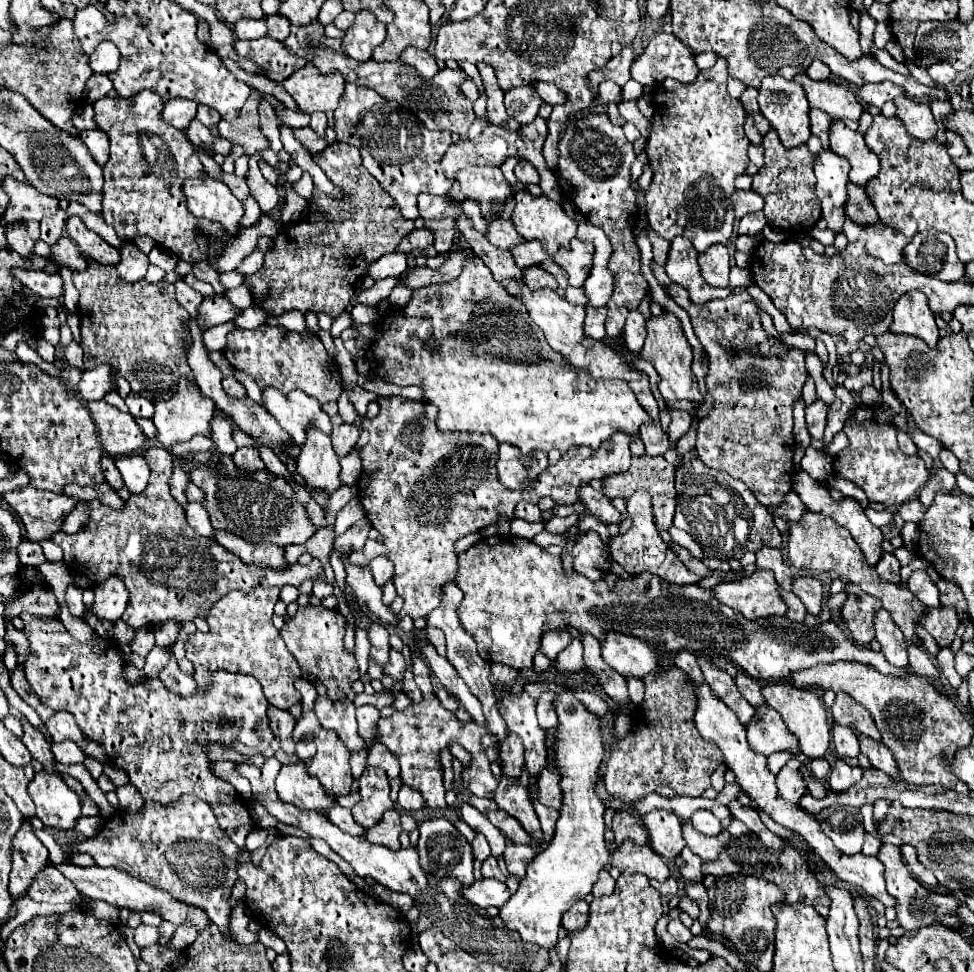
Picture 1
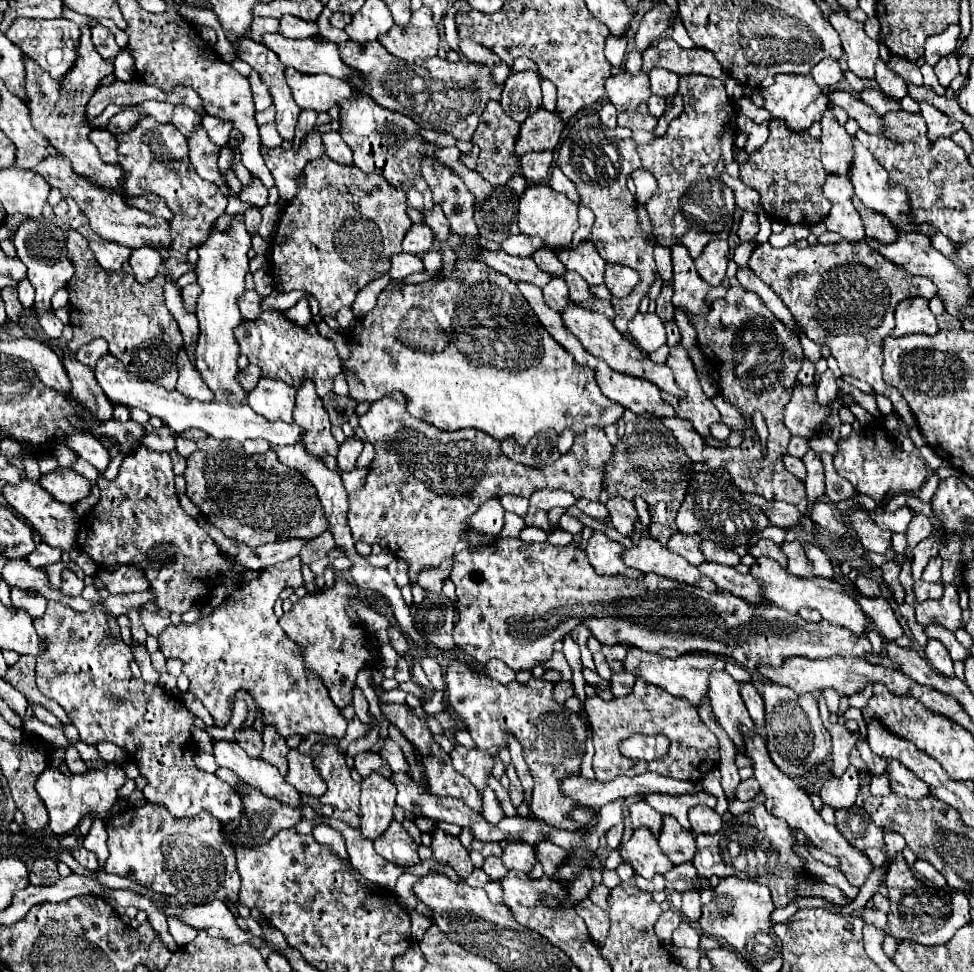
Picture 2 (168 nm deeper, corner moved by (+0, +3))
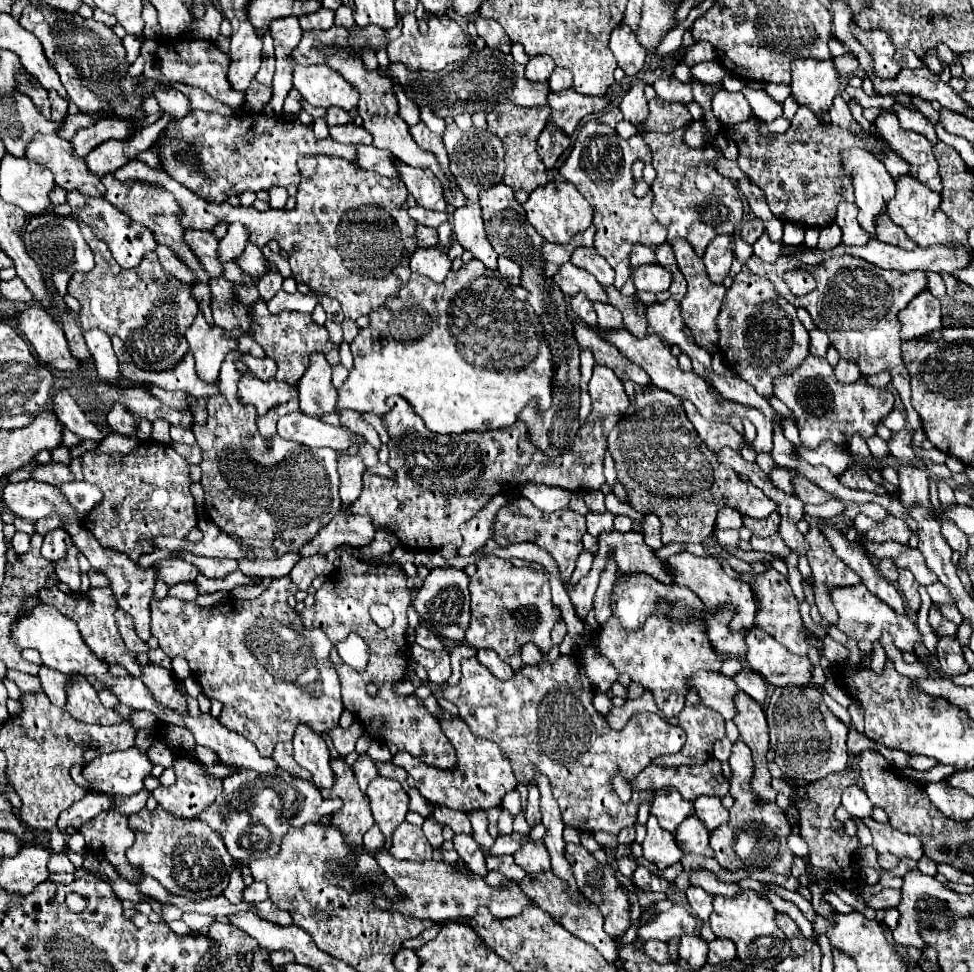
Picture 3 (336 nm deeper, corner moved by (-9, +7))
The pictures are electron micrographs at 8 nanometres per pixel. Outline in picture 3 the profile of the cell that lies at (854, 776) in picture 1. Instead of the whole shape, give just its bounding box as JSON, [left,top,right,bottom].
[842,785,872,817]

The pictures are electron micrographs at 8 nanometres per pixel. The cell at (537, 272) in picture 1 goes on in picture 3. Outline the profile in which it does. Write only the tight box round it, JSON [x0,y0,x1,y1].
[568,293,596,327]

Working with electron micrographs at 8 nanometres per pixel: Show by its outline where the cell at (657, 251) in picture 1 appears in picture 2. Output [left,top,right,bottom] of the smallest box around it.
[655,245,673,282]

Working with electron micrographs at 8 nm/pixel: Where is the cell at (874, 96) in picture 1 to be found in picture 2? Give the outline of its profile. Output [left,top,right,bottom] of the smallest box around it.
[889,57,923,85]

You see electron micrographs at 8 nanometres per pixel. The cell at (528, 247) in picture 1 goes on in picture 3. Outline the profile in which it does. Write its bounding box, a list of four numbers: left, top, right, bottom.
[552,261,608,301]

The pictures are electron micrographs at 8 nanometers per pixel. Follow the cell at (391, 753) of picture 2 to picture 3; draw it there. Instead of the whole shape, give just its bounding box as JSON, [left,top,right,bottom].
[392,710,518,813]

